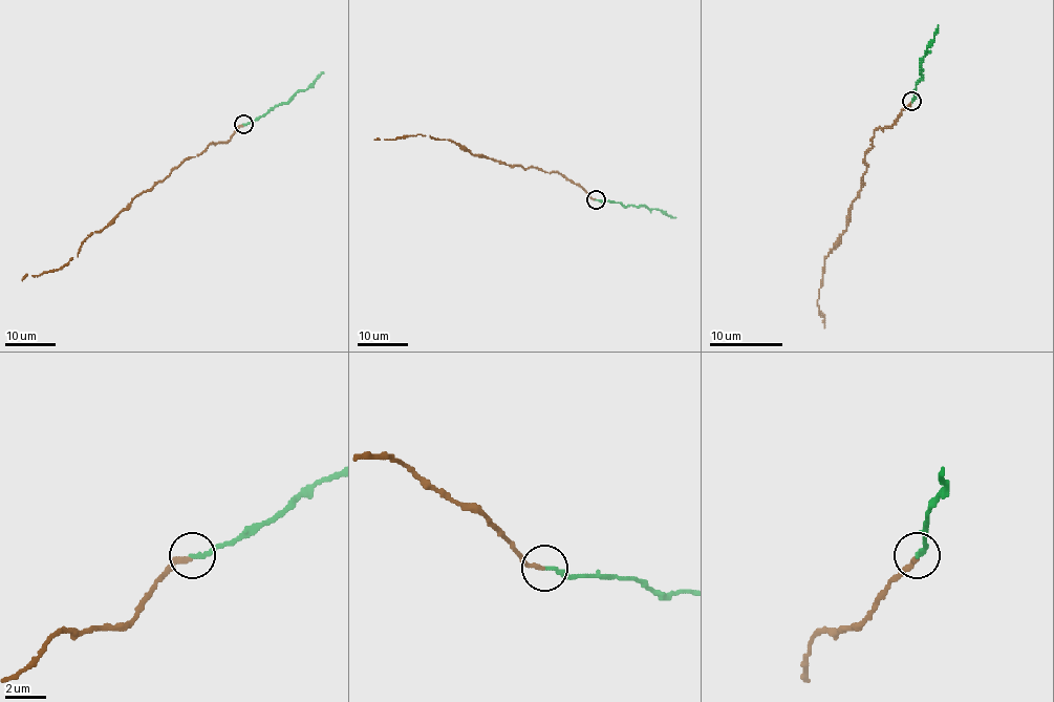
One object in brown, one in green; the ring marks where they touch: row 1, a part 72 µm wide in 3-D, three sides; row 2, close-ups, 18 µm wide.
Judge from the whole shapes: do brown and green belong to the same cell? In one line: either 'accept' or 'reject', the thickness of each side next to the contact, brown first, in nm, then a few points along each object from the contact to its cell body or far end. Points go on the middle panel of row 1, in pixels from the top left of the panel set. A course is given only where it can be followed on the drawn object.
accept; 260 nm thick on the brown side, 240 nm on the other; brown runs (596, 199), (561, 173), (511, 166), (471, 154), (445, 140), (430, 135), (374, 140); green runs (596, 199), (647, 206), (675, 217)

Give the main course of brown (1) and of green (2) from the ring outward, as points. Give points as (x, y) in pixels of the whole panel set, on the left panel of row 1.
1: (243, 125), (229, 141), (185, 160), (162, 181), (140, 193), (83, 242), (78, 256), (59, 269), (22, 280)
2: (243, 124), (258, 120), (285, 104), (323, 72)

